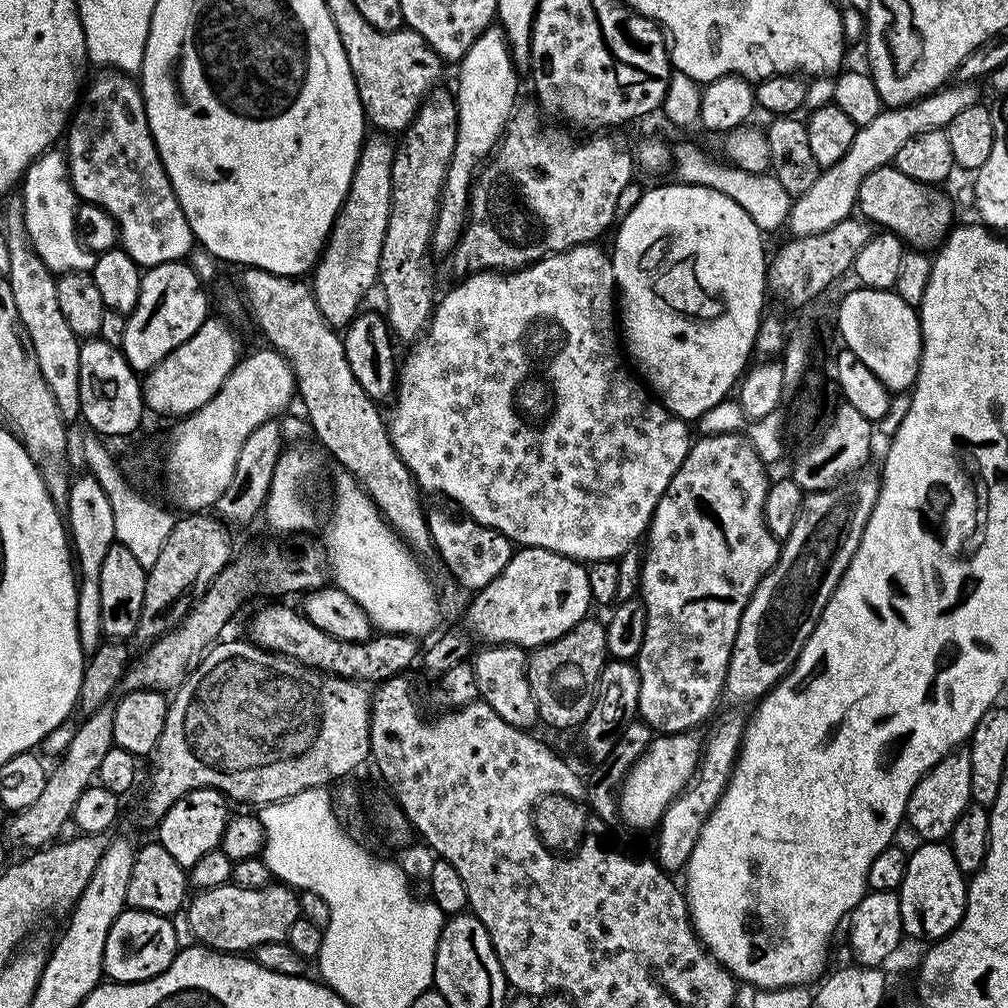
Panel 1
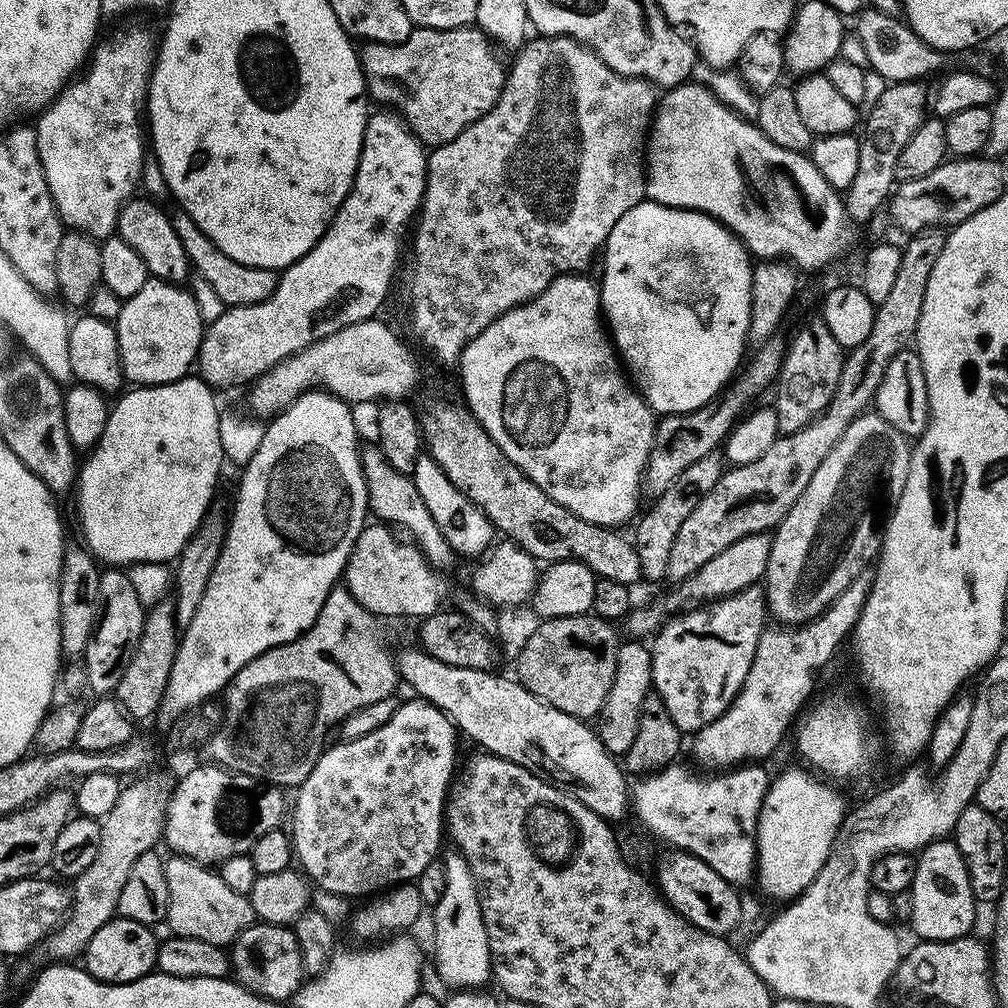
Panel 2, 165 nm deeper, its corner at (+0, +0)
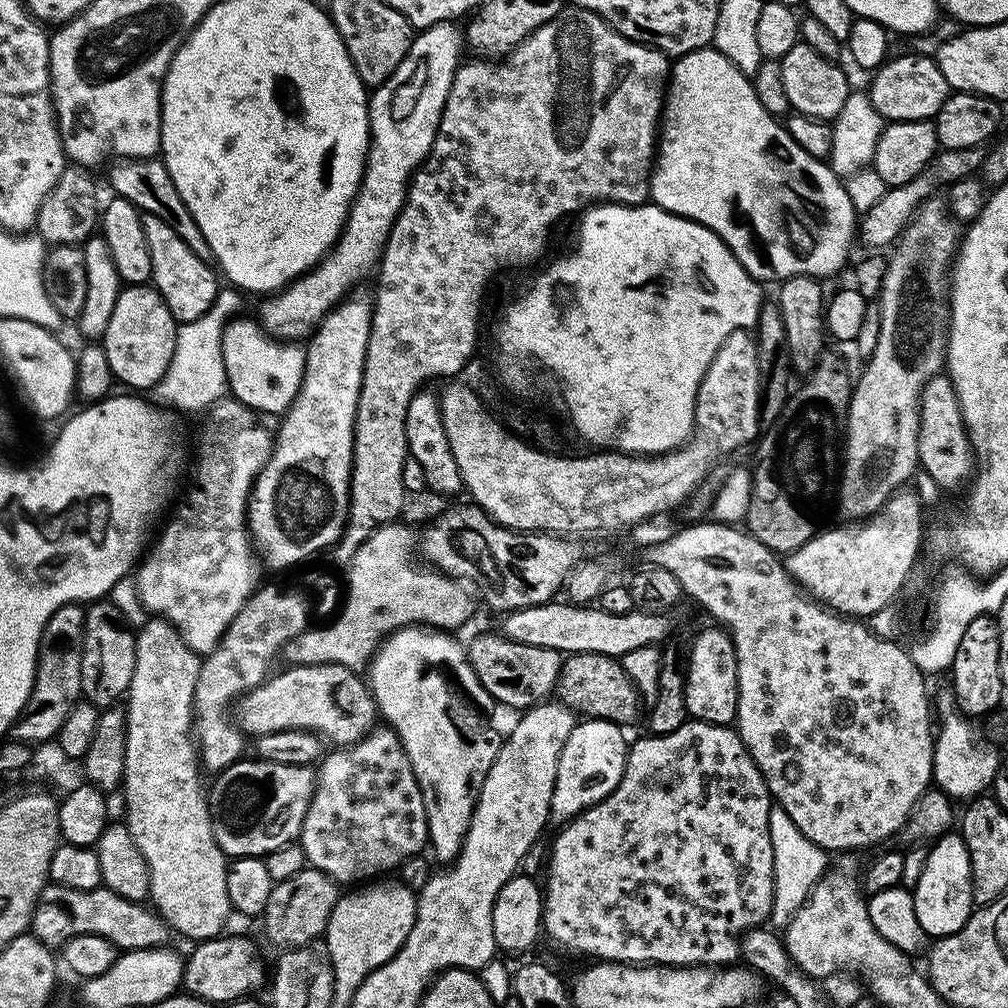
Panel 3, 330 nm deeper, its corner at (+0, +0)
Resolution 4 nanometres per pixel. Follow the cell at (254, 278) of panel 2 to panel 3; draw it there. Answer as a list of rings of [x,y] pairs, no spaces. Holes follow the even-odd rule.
[[[120,158],[115,161],[112,168],[112,188],[121,200],[128,200],[133,206],[140,209],[141,213],[149,216],[161,216],[173,230],[194,250],[198,255],[209,255],[208,243],[200,233],[200,225],[194,222],[190,210],[182,202],[178,194],[178,186],[174,186],[174,178],[170,178],[170,170],[166,170],[163,159],[137,160],[135,158]]]

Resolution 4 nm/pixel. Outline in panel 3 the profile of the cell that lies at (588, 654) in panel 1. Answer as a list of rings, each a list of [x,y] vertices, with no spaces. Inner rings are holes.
[[[585,652],[565,655],[554,692],[559,703],[584,718],[596,717],[621,726],[628,726],[642,716],[642,701],[636,687],[615,656]]]

